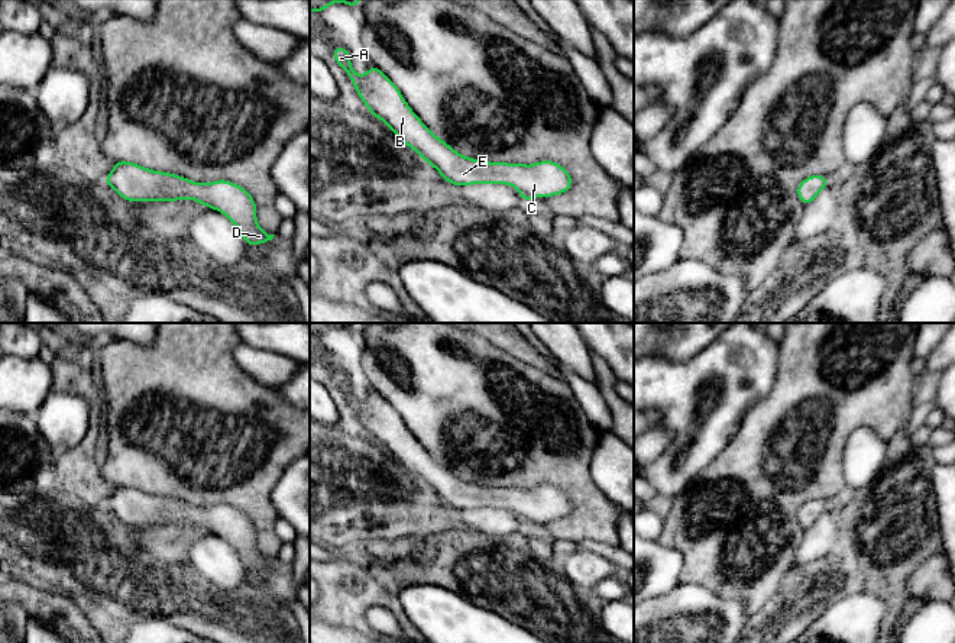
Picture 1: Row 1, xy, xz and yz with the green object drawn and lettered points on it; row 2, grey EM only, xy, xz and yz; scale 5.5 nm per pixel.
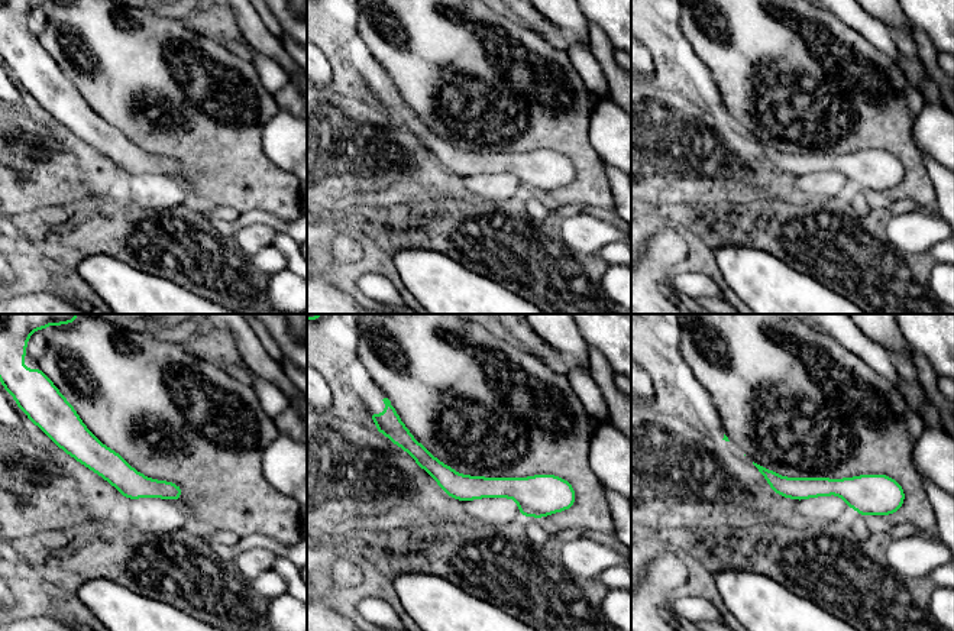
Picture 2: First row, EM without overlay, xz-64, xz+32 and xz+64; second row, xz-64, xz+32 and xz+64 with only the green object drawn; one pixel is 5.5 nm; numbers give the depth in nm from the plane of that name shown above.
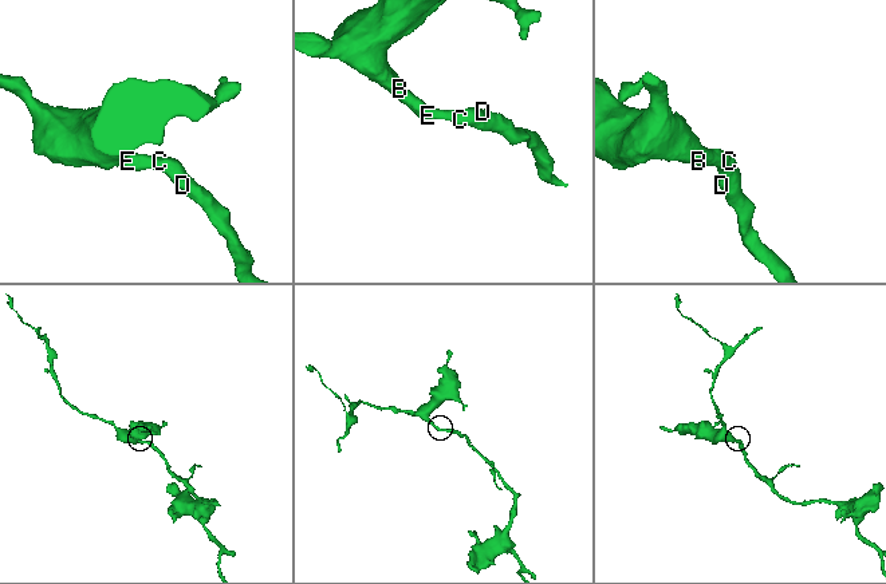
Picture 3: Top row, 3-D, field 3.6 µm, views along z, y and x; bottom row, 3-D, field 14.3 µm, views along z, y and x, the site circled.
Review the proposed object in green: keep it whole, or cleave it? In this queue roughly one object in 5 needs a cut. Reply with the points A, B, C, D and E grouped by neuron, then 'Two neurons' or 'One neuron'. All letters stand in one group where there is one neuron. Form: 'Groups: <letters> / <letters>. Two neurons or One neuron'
Groups: A B C D E. One neuron

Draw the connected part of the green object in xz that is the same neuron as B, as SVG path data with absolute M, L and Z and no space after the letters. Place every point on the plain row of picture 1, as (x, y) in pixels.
M334 372L336 387L347 397L368 434L441 501L454 510L508 508L514 510L524 526L534 521L551 521L572 511L570 498L556 487L541 485L534 489L486 487L466 482L437 462L409 433L398 411L376 391L365 400L353 395L349 375Z

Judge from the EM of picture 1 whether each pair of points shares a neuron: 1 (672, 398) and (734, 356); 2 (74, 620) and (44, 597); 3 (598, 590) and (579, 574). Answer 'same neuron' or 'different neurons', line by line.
1: same neuron
2: same neuron
3: different neurons

